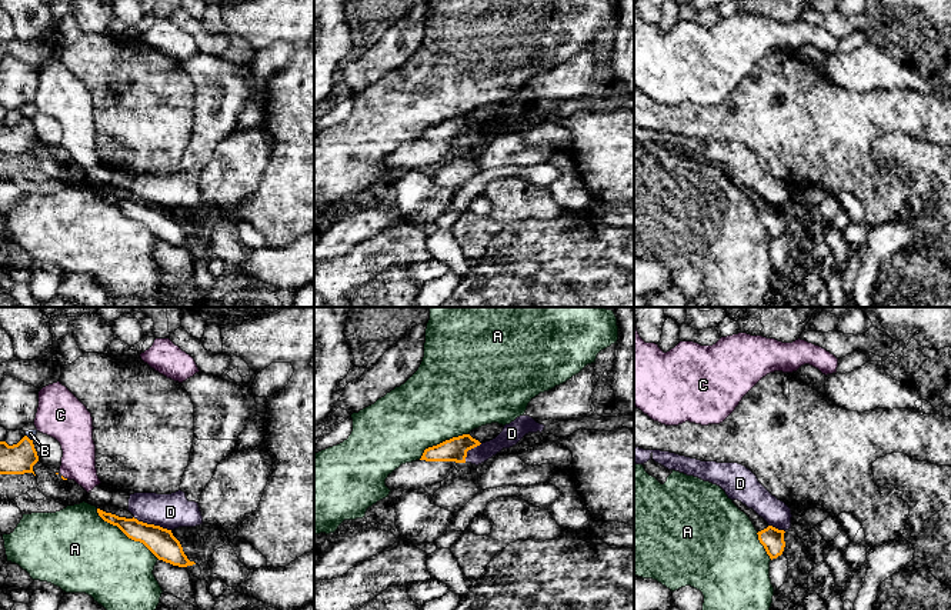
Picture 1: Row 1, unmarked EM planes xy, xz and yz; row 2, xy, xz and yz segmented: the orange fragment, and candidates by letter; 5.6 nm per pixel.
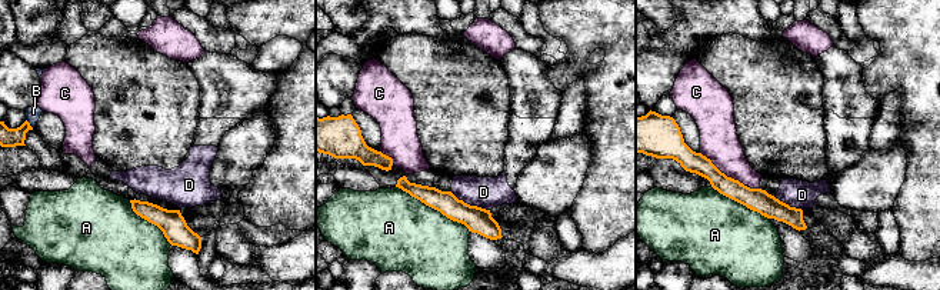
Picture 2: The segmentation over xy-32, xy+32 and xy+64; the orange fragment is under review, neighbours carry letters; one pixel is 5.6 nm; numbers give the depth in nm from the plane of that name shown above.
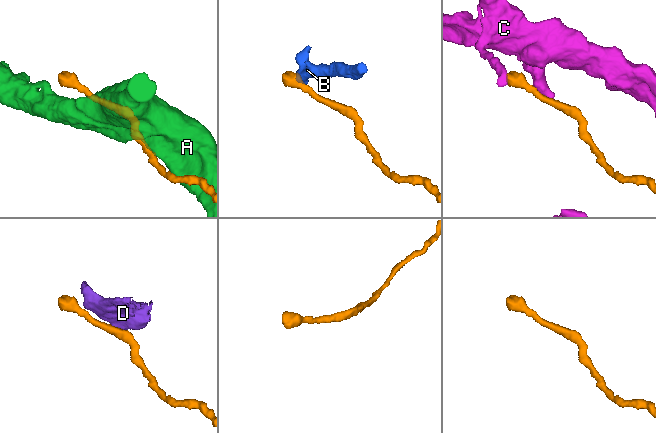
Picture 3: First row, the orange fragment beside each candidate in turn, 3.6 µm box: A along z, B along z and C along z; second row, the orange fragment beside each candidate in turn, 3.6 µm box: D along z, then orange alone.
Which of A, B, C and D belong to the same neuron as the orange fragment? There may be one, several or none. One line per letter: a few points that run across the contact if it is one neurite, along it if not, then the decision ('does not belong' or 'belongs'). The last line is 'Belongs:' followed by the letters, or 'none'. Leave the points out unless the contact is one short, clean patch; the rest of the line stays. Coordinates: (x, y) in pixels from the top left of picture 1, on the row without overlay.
A: does not belong
B: line xy (26, 114), (32, 120); does not belong
C: line xy (62, 154), (66, 159); does not belong
D: line xy (133, 197), (170, 210); does not belong
Belongs: none

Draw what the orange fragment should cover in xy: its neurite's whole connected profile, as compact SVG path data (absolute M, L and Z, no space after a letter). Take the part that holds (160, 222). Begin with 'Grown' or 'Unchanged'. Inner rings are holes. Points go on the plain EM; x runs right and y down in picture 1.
Unchanged. M100 189L97 193L104 201L117 206L129 219L143 223L158 240L178 247L196 244L187 239L171 210L139 201L134 197L119 197Z

